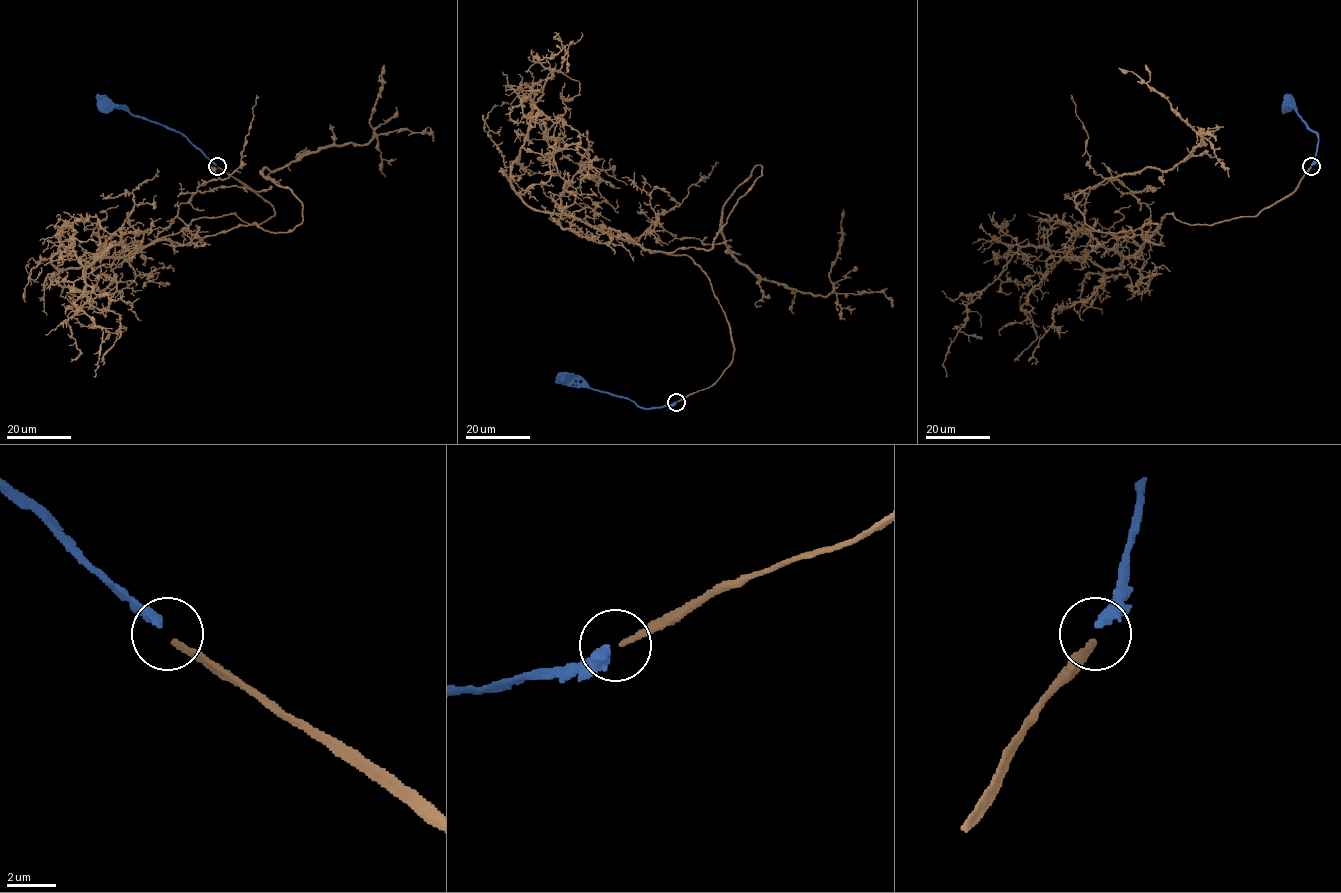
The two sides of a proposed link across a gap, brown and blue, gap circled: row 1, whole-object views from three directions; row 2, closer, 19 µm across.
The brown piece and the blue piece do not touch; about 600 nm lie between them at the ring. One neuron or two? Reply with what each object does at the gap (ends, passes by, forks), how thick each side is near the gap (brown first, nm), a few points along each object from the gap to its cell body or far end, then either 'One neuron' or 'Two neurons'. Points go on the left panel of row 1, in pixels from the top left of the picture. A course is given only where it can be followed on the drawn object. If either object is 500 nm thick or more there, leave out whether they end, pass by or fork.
At the ring brown ends. At the ring blue ends. Thickness 240 nm (brown) against 400 nm. Course of brown: (217, 166), (274, 215), (199, 217), (161, 240), (290, 232), (301, 201), (262, 173), (368, 143), (384, 68). Course of blue: (216, 165), (185, 136), (166, 126), (132, 115), (122, 106), (103, 104). Two neurons

